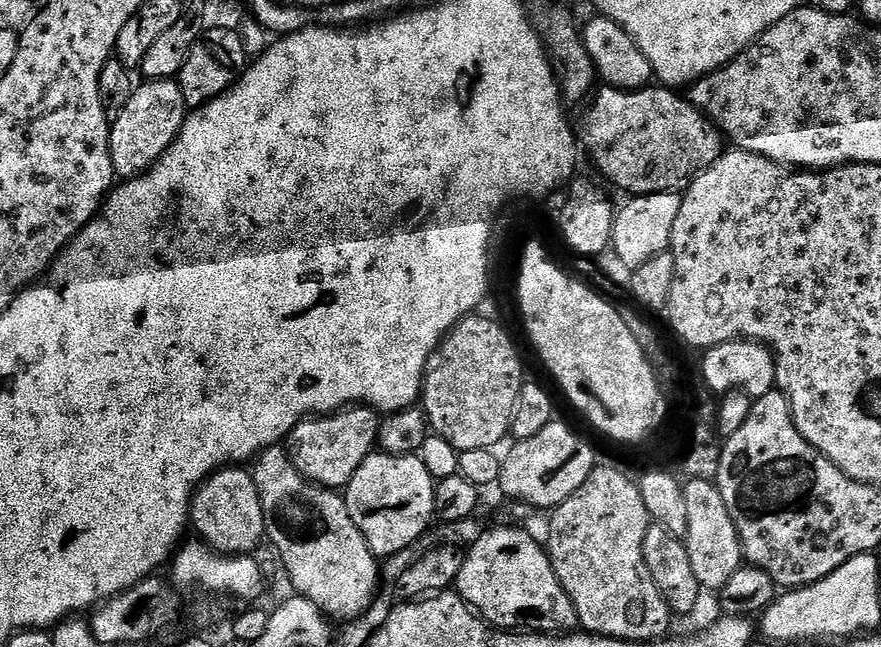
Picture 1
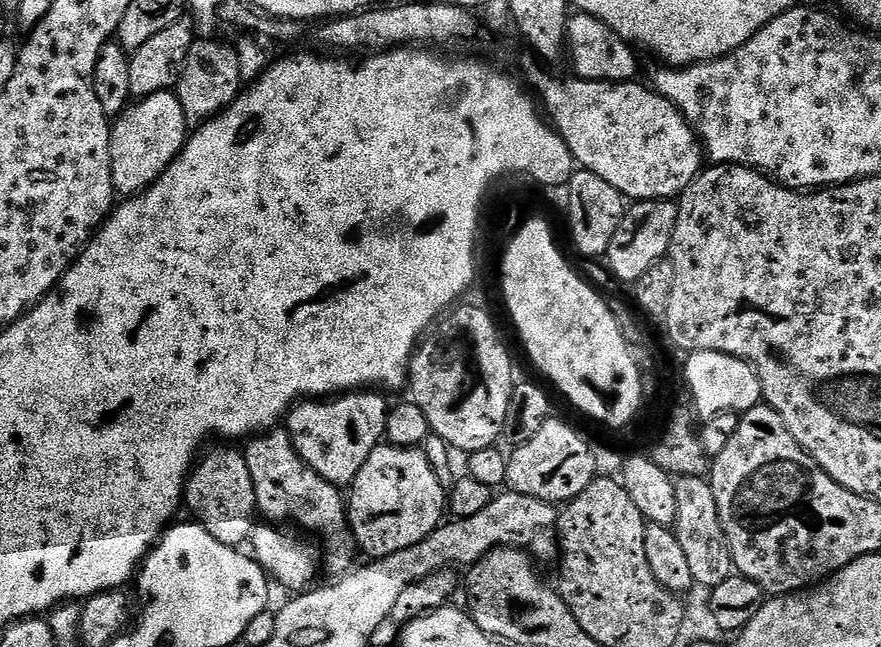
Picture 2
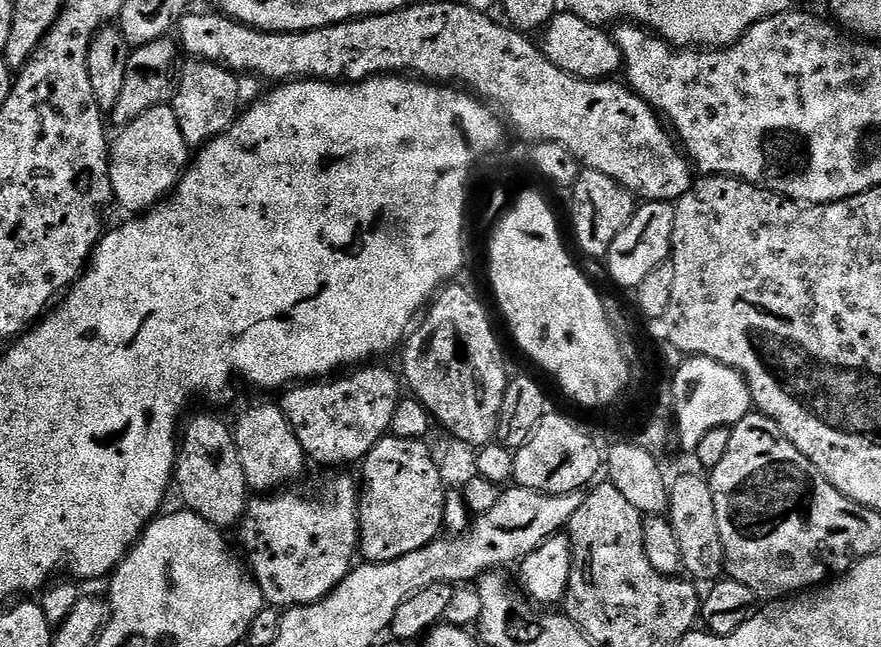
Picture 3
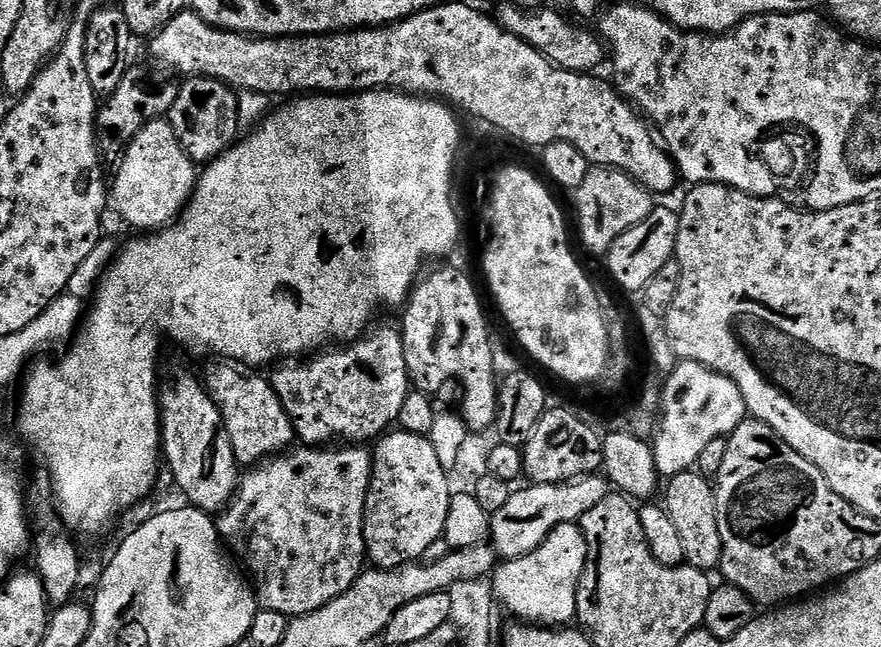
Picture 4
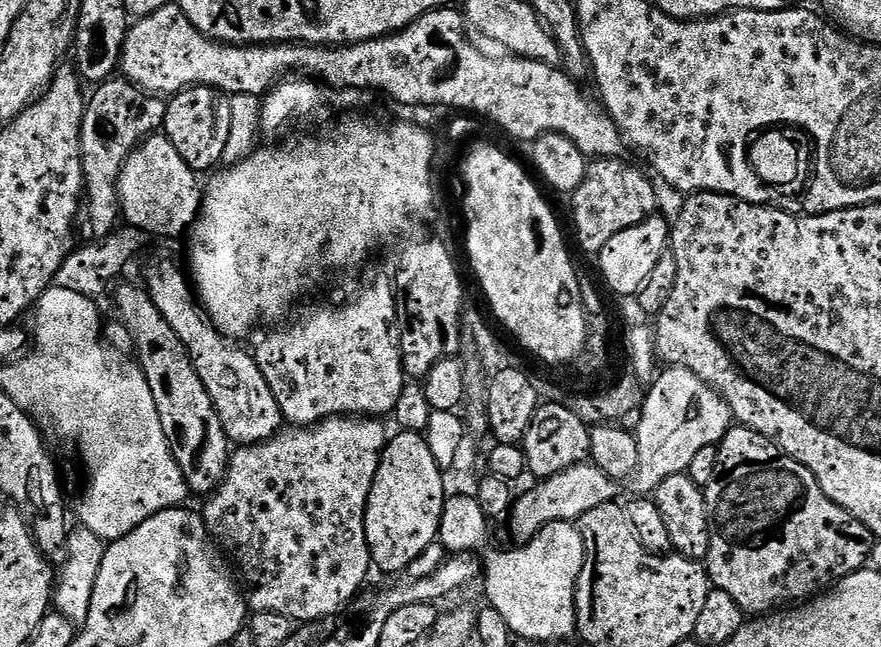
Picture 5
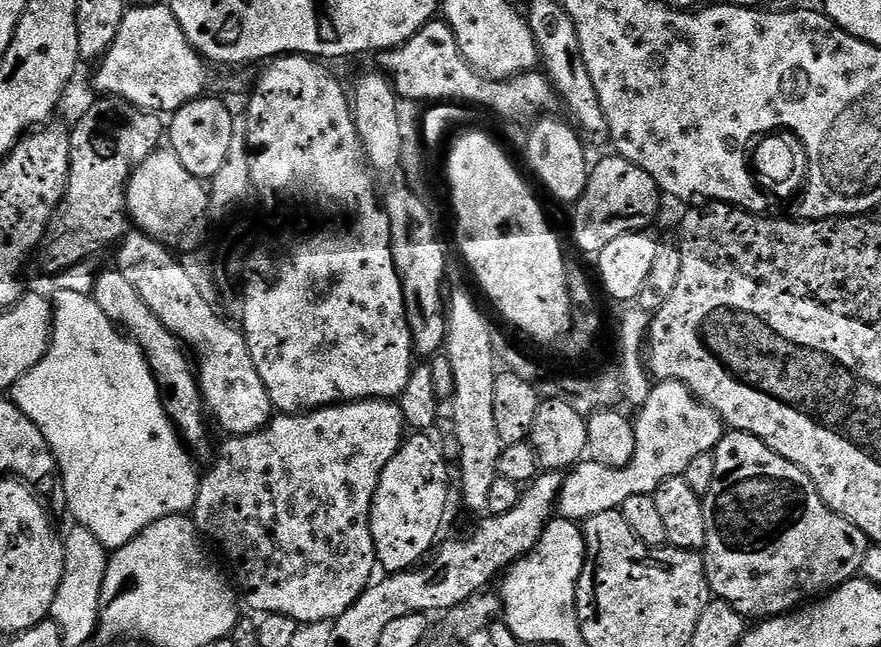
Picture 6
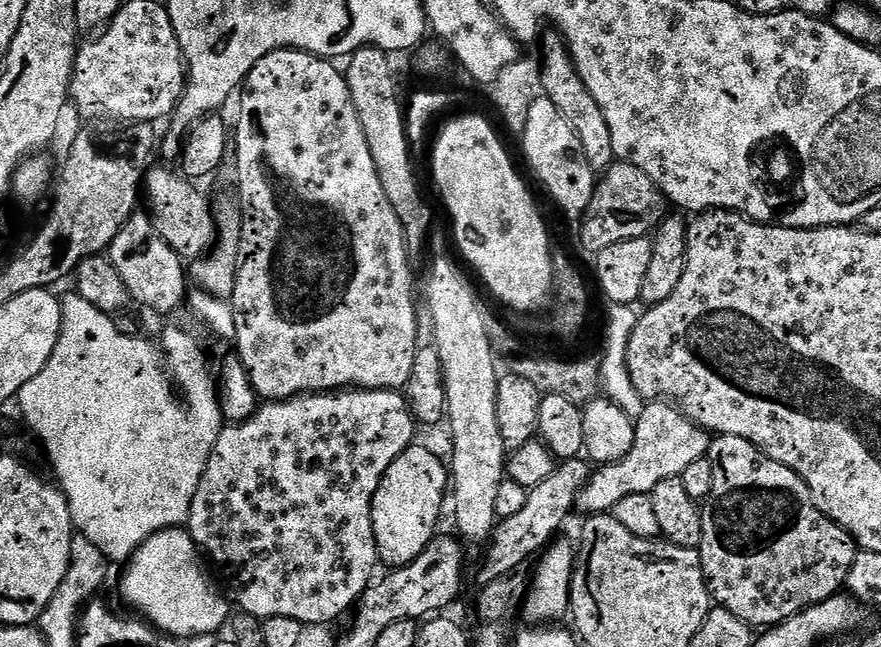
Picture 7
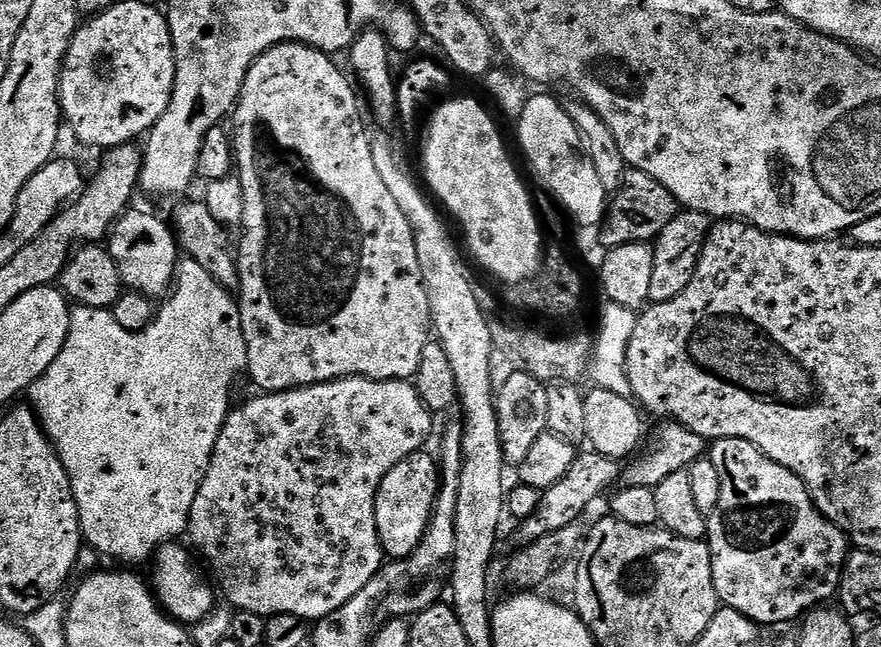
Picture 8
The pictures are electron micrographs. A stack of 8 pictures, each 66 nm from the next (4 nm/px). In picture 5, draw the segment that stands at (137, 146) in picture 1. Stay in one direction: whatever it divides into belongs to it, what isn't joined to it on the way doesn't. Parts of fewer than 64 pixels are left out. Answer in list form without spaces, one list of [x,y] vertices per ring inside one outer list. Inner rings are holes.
[[[153,134],[147,136],[133,152],[128,155],[126,162],[120,171],[120,179],[116,182],[116,195],[120,201],[120,211],[123,219],[129,225],[148,231],[154,238],[160,236],[180,236],[191,229],[196,222],[196,217],[200,215],[202,203],[202,184],[199,184],[197,173],[182,162],[182,154],[174,150],[174,146],[168,141],[168,137],[163,134]]]

